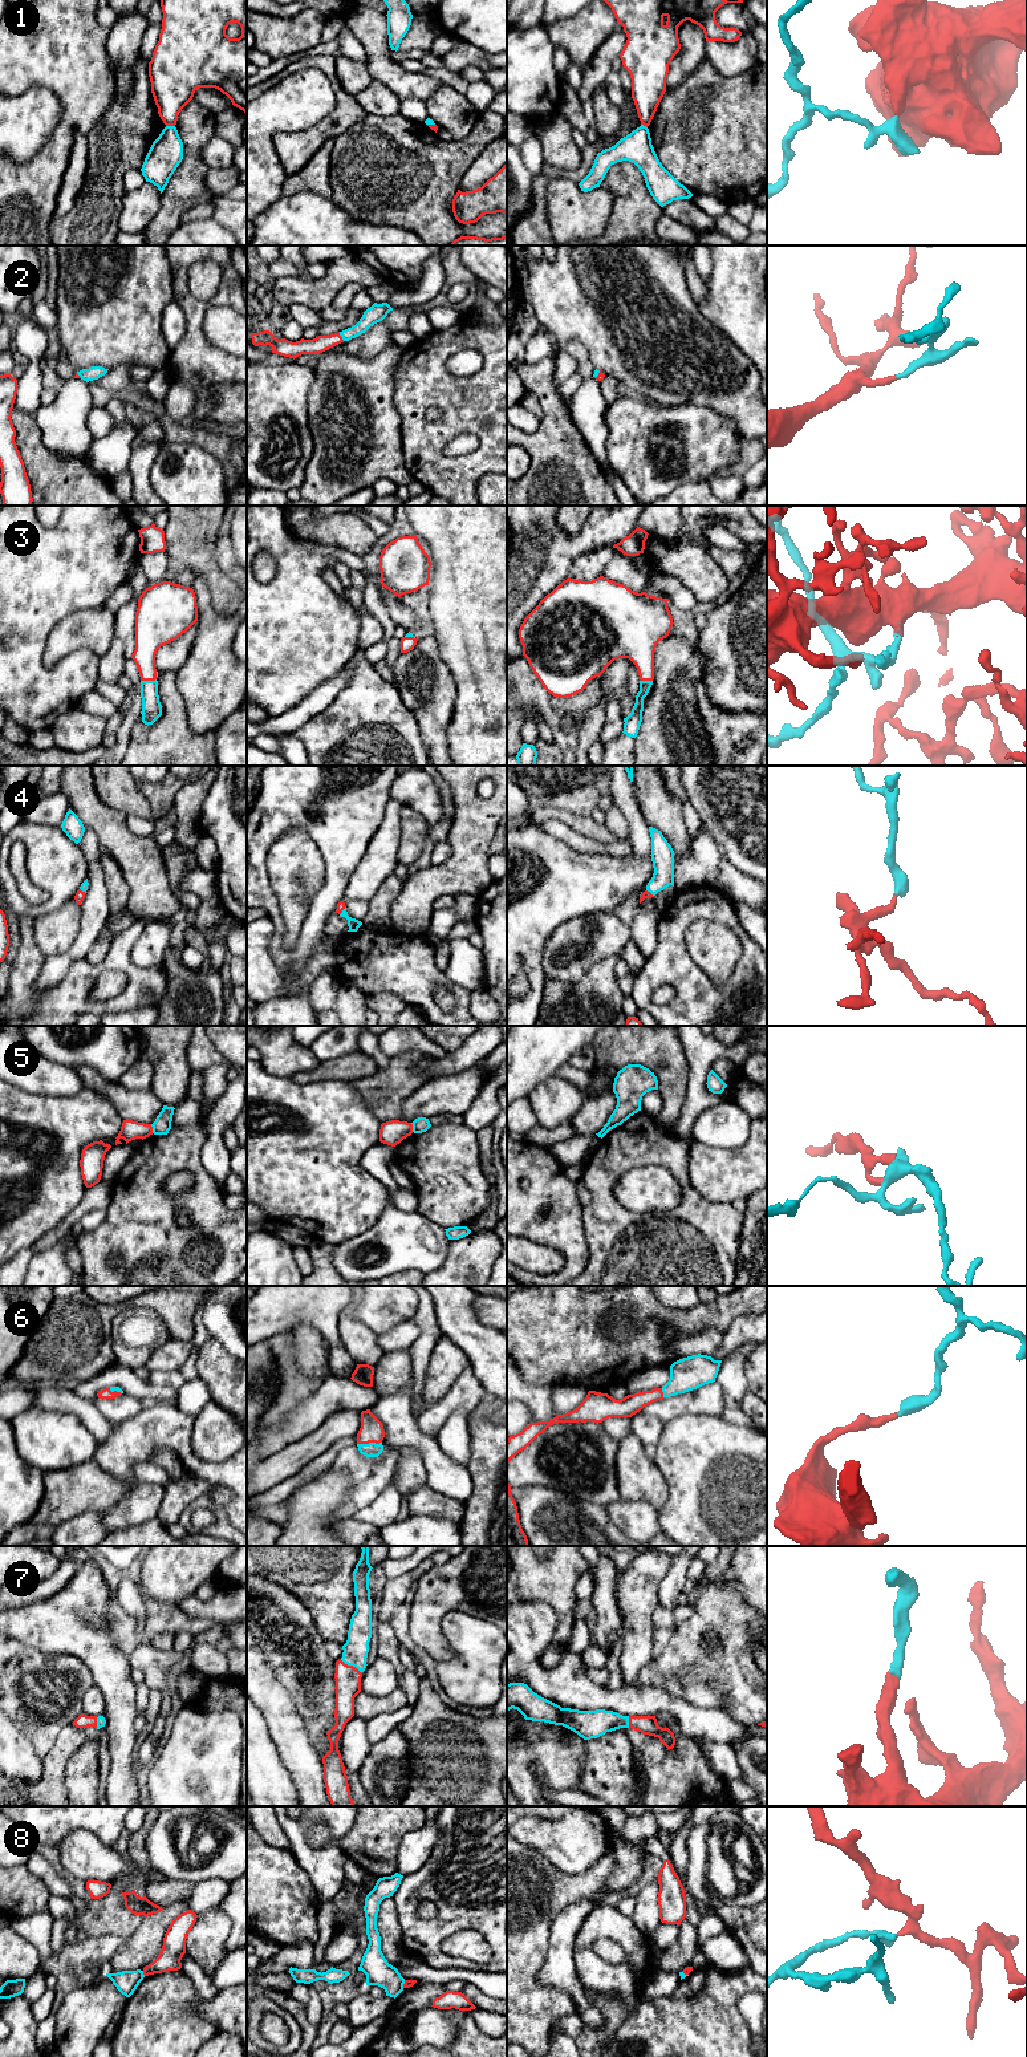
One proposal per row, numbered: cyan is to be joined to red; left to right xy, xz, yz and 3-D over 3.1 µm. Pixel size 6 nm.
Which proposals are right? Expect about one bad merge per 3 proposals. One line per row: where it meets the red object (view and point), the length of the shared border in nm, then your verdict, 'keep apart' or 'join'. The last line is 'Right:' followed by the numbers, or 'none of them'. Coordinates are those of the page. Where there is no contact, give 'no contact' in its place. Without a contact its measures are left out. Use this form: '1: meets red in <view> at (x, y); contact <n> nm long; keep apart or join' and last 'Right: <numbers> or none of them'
1: meets red in xy at (170, 125); contact 60 nm long; keep apart
2: meets red in xz at (340, 336); contact 70 nm long; join
3: meets red in xy at (147, 680); contact 100 nm long; join
4: meets red in xz at (342, 909); contact 70 nm long; join
5: meets red in xy at (151, 1128); contact 60 nm long; keep apart
6: meets red in xz at (369, 1441); contact 150 nm long; join
7: meets red in xz at (350, 1666); contact 160 nm long; join
8: meets red in xy at (143, 1974); contact 40 nm long; keep apart
Right: 2, 3, 4, 6, 7

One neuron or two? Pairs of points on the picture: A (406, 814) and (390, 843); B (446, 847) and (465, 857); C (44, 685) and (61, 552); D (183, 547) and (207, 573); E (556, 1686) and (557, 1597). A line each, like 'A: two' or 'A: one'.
A: two
B: two
C: one
D: one
E: two

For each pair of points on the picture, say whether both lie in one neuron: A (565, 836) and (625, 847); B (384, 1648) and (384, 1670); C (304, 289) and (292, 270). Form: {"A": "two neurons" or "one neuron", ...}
{"A": "one neuron", "B": "two neurons", "C": "two neurons"}

